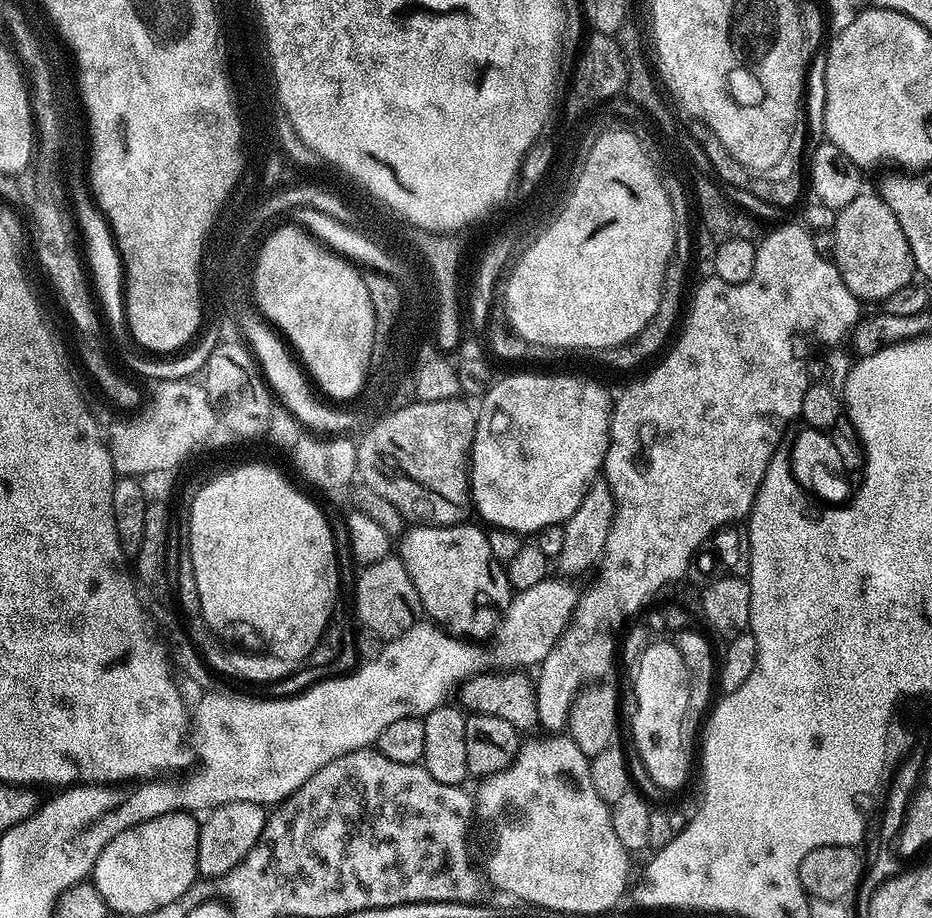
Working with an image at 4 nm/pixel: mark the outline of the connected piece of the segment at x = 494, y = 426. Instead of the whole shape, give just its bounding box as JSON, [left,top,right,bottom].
[470,380,609,534]

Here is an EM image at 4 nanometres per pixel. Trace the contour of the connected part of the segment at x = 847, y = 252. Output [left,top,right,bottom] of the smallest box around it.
[830,195,916,302]

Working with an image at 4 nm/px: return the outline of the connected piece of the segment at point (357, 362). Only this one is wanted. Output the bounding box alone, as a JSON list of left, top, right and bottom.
[254,230,372,396]

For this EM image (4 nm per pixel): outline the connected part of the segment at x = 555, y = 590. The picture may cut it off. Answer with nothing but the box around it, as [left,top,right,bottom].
[502,578,578,666]

